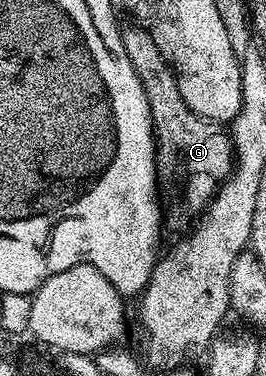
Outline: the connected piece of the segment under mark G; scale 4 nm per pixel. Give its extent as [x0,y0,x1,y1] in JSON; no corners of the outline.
[121,26,235,217]

